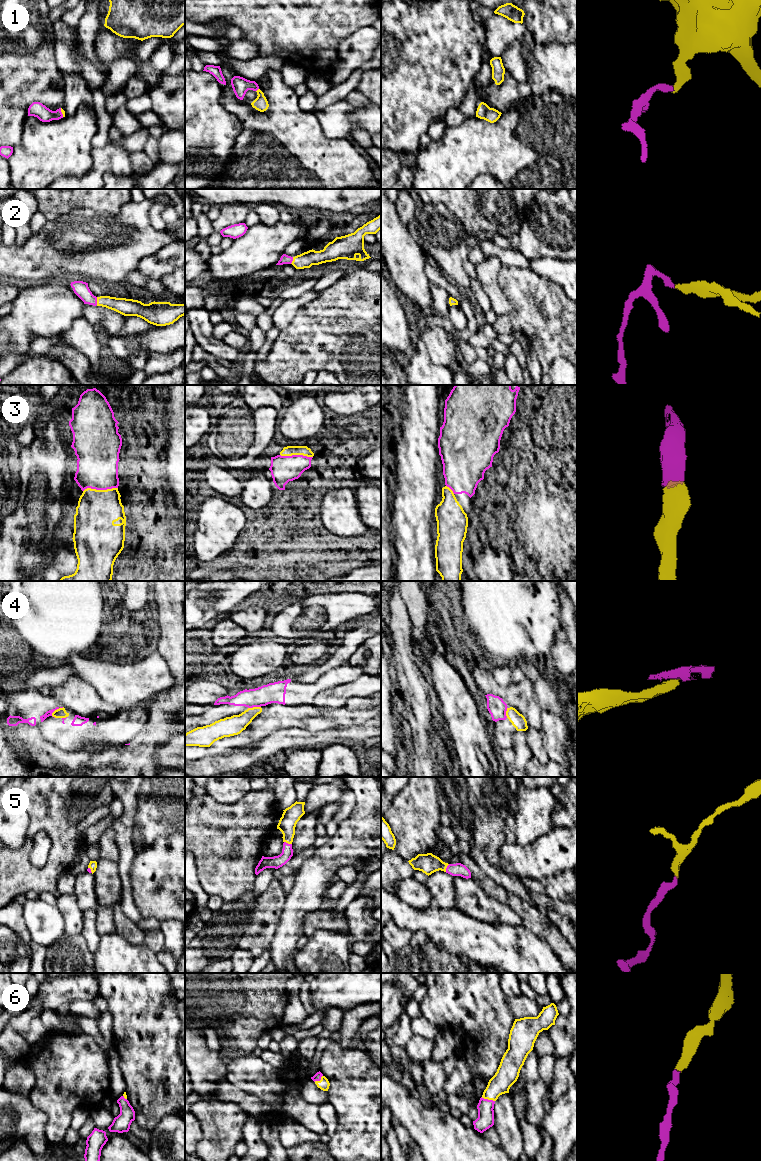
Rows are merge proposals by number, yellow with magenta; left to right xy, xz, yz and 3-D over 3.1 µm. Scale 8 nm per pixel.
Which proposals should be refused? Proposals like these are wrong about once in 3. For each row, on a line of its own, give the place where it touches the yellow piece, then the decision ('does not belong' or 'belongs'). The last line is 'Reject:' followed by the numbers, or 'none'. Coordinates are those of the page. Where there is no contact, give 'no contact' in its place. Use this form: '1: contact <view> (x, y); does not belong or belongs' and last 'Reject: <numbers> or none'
1: contact xz (257, 90); belongs
2: contact xy (97, 301); belongs
3: contact xy (100, 490); belongs
4: contact xy (57, 709); belongs
5: contact xz (288, 843); belongs
6: contact yz (488, 1099); belongs
Reject: none

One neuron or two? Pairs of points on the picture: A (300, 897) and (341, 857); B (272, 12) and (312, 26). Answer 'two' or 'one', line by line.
A: one
B: one

